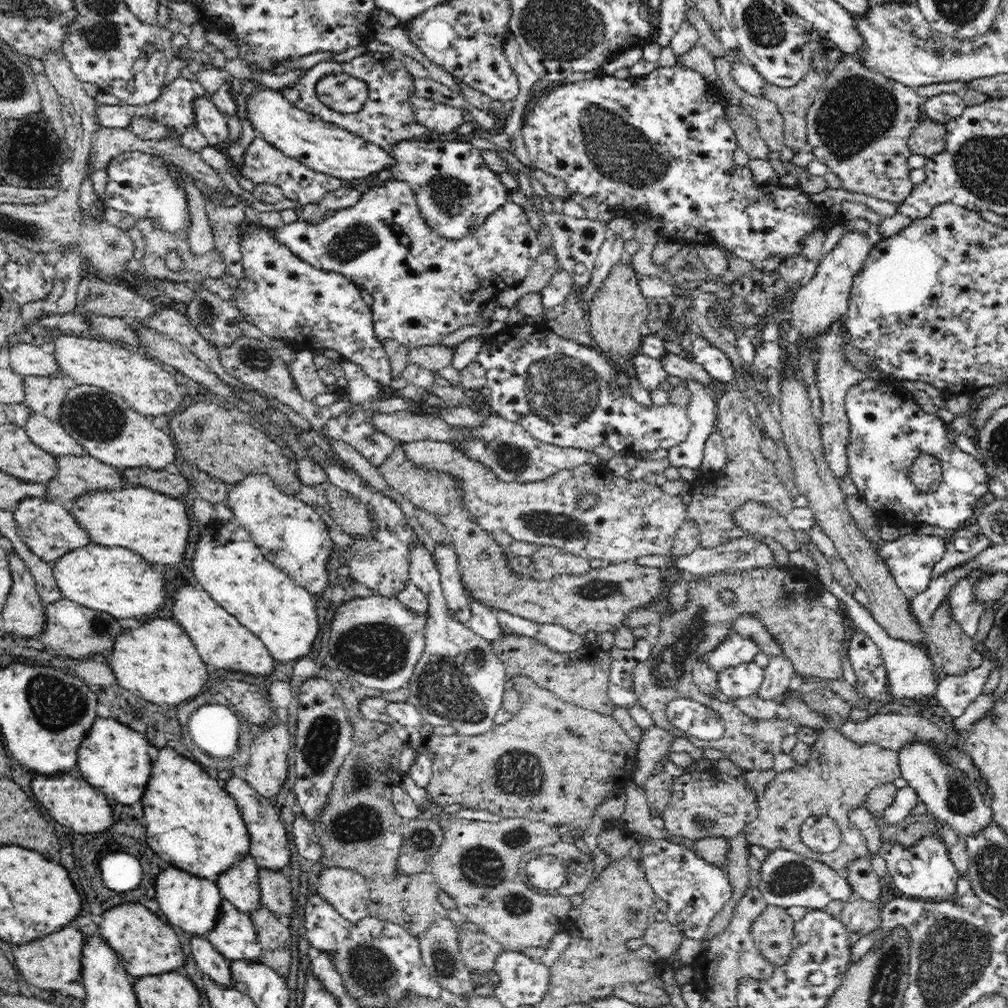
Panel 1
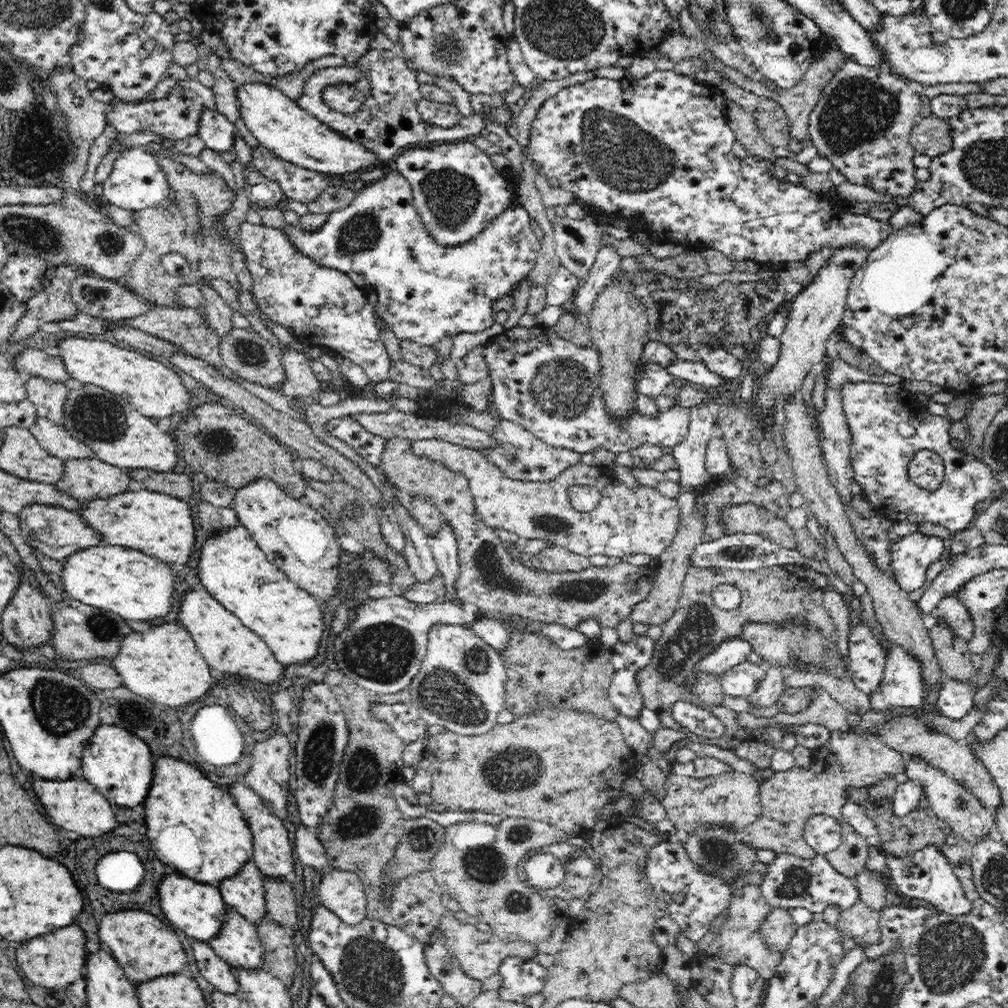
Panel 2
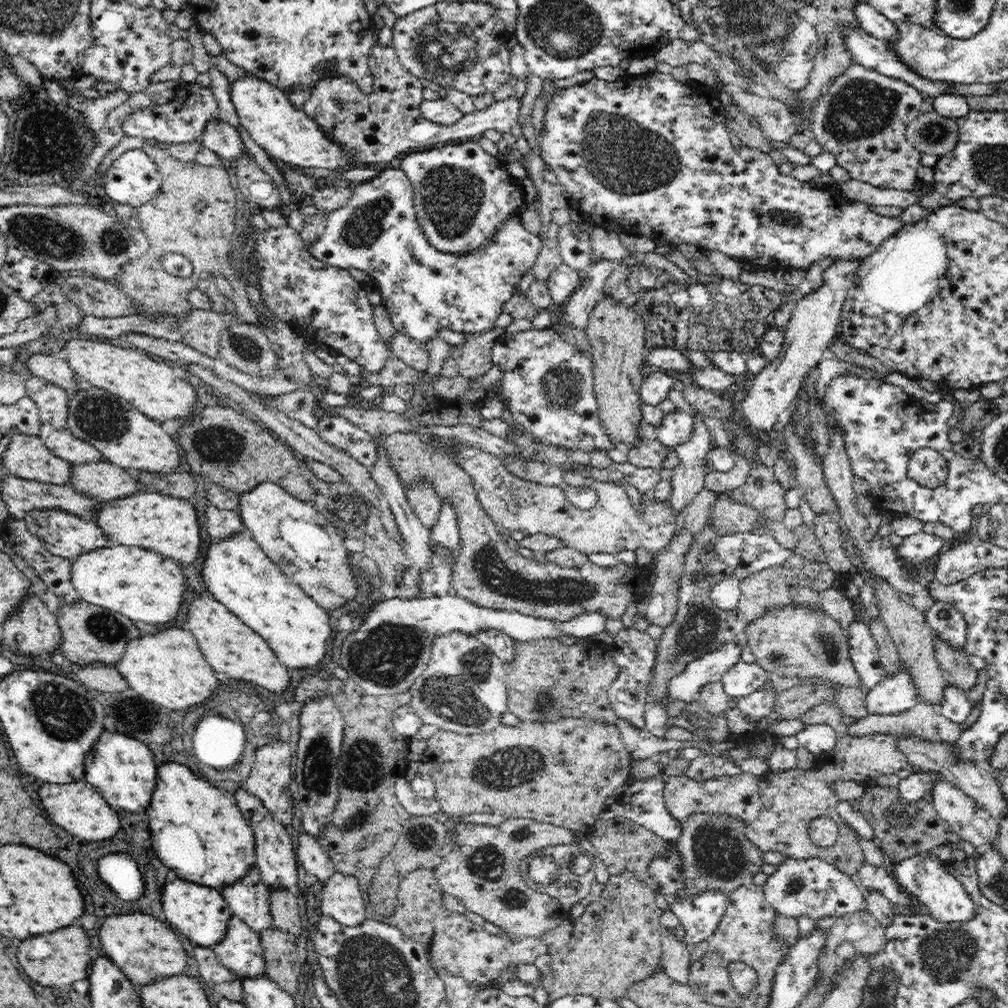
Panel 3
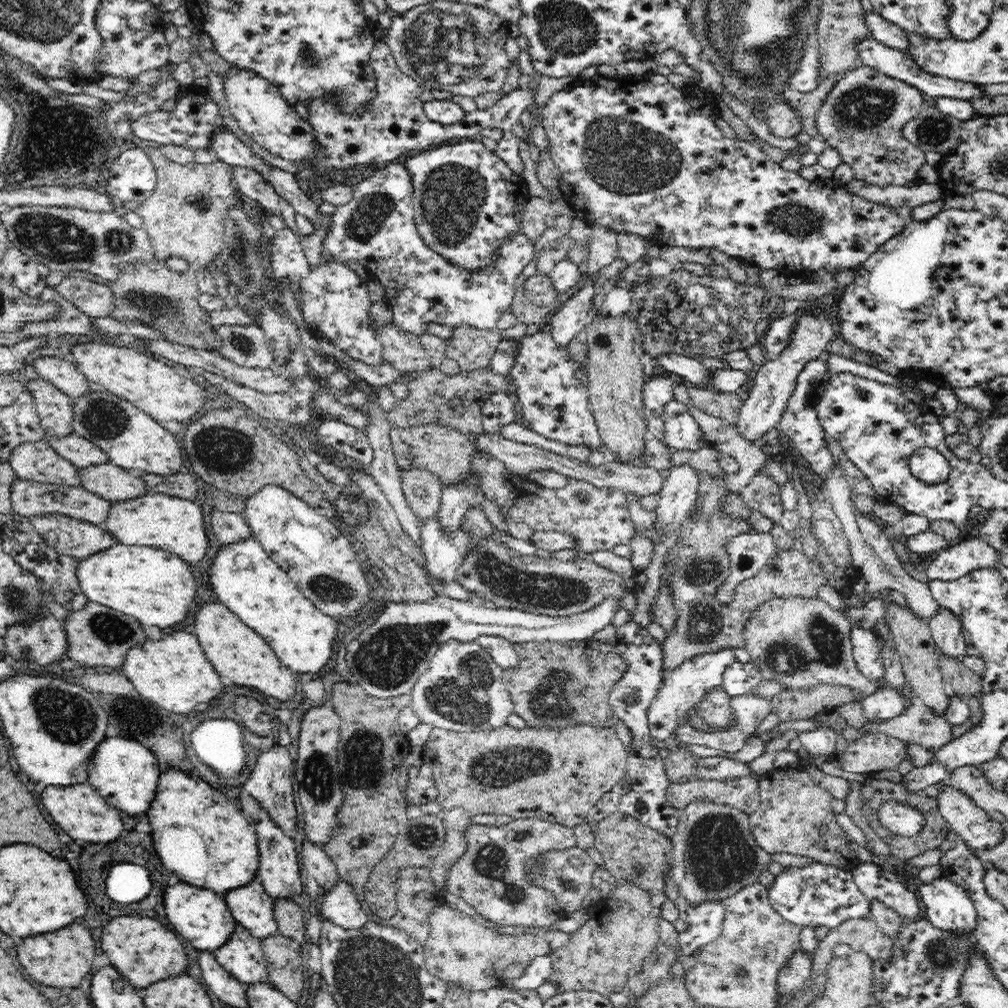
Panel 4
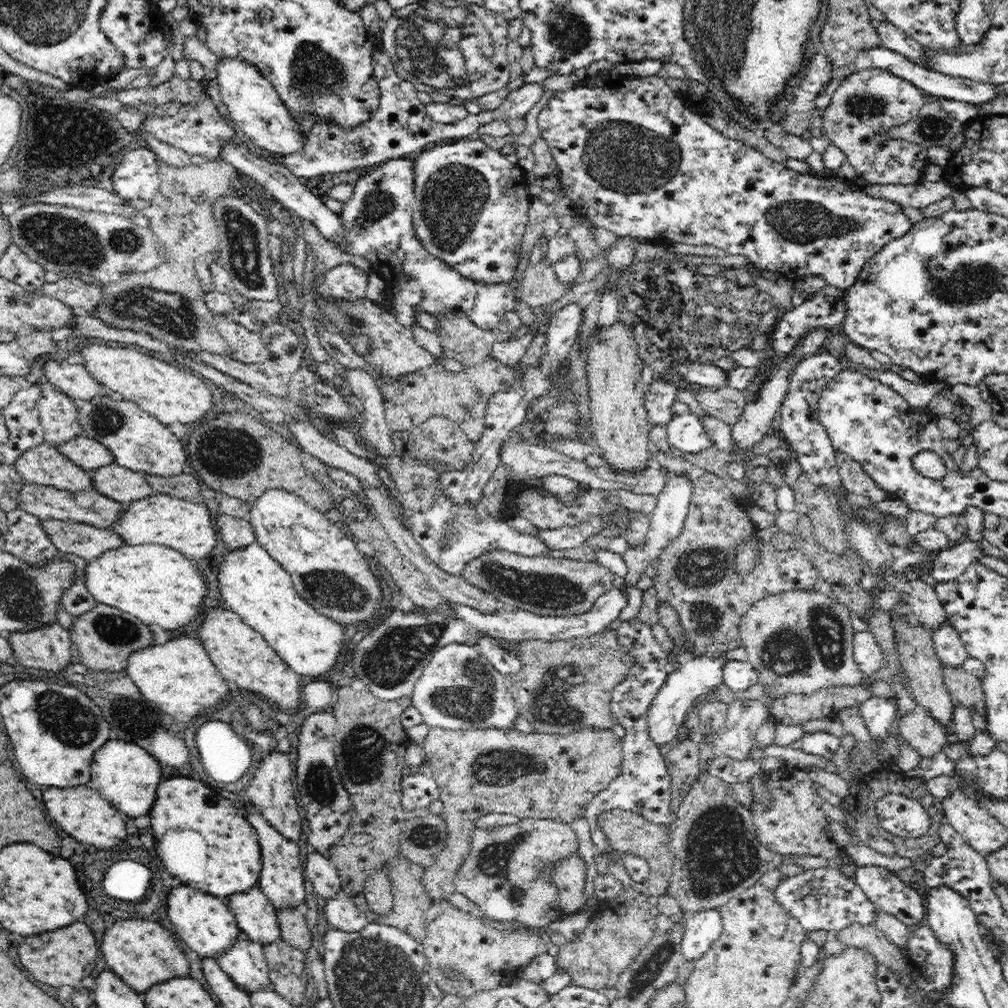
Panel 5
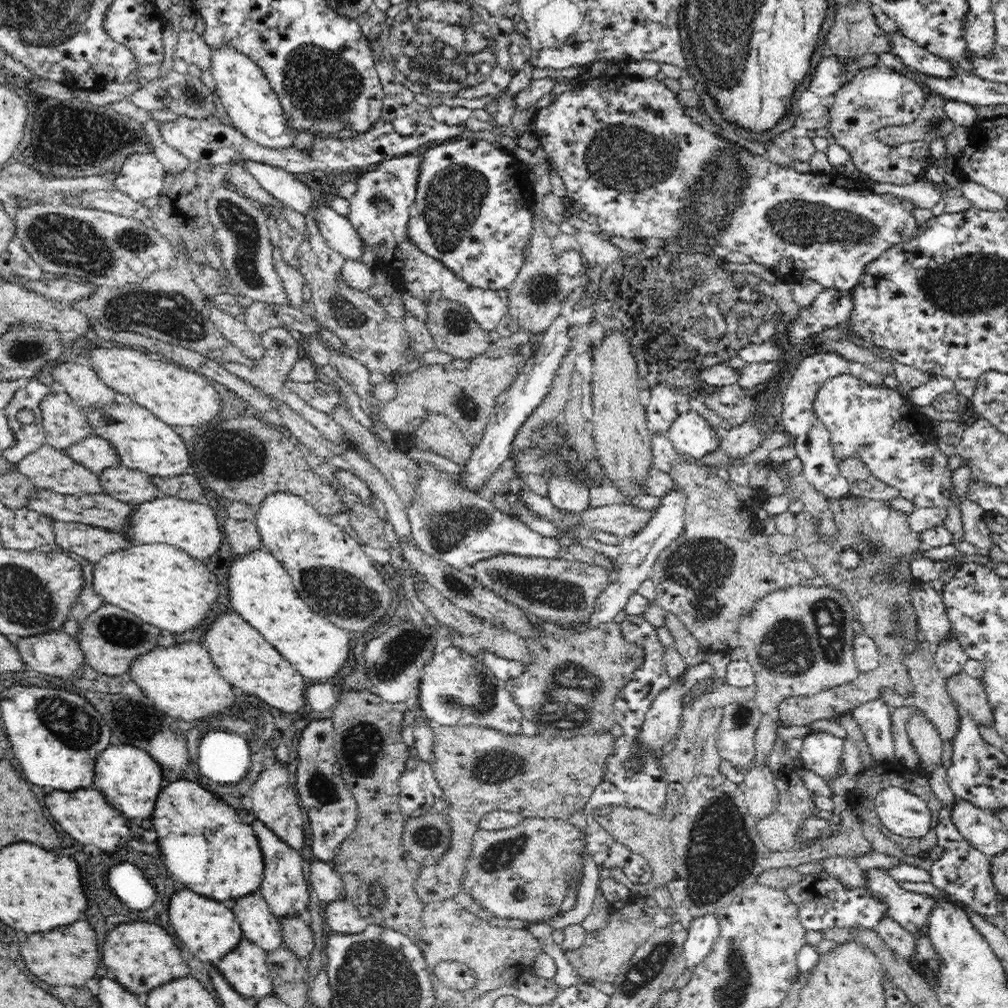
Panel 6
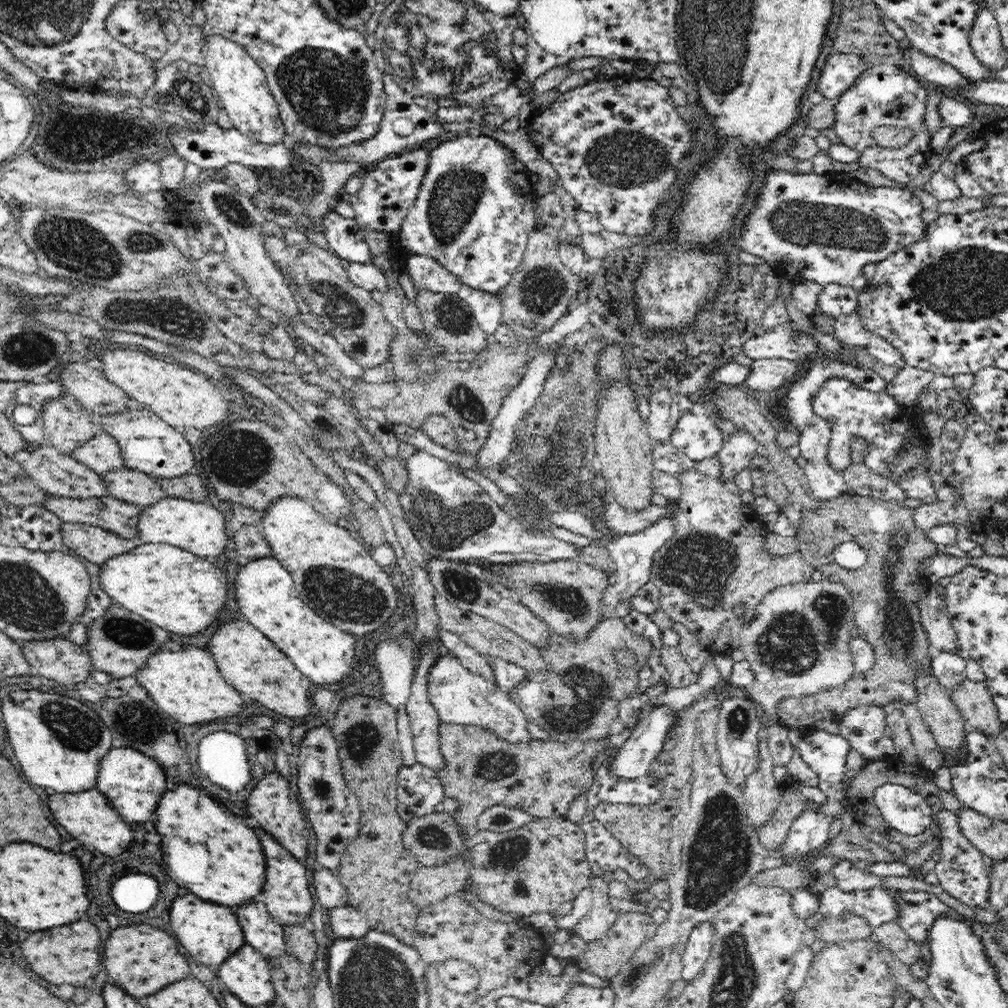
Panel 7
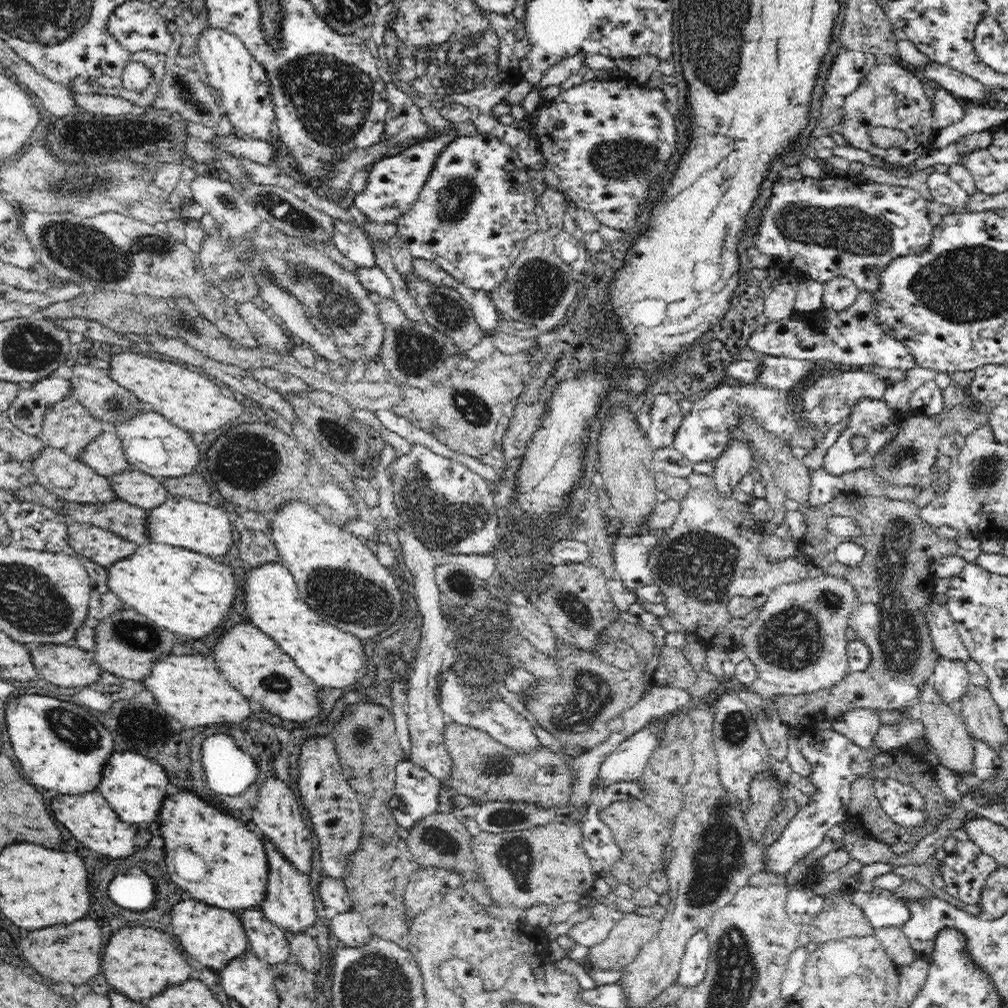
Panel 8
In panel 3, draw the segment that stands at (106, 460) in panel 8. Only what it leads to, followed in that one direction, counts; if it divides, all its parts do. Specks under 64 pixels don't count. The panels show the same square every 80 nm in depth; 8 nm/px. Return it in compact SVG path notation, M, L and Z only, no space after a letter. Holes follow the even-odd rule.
M42 423L38 436L52 449L56 456L71 462L73 465L87 465L105 460L100 449L88 441L74 436L70 431L56 431L54 427Z

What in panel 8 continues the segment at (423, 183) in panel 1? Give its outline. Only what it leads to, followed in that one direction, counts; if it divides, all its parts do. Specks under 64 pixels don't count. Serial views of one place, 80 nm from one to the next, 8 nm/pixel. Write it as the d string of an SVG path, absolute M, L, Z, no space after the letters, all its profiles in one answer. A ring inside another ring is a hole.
M477 132L474 136L458 137L436 160L419 200L396 221L397 234L408 245L415 259L438 266L466 288L494 292L504 283L506 270L518 256L524 240L537 232L540 225L536 211L538 196L528 170L518 152L498 136Z

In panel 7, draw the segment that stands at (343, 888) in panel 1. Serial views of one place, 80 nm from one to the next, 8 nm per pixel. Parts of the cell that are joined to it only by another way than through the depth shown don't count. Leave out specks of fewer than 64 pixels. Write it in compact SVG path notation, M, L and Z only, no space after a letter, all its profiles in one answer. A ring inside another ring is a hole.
M346 906L331 910L329 922L334 936L344 940L360 940L365 937L365 934L370 930L369 924L361 913L354 907Z

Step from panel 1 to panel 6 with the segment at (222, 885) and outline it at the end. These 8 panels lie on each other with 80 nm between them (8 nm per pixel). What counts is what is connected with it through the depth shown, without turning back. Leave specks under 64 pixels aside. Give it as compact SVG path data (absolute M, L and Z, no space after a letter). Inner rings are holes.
M259 893L238 899L231 908L240 923L243 938L269 953L285 947L280 919L272 915Z

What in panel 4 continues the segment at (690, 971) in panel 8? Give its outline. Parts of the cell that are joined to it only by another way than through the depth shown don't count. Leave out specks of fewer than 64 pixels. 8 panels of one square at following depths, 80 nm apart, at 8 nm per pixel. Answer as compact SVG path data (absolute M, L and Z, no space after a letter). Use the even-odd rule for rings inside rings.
M667 878L668 899L679 908L679 917L688 928L678 936L678 951L684 957L704 952L714 942L723 929L725 910L723 903L706 903L692 907L685 903L677 892L676 885Z

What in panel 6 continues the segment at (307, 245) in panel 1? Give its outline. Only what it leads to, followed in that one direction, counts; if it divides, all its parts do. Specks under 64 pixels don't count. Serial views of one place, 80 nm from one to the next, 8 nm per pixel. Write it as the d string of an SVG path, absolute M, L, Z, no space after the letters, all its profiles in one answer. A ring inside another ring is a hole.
M408 153L384 160L378 164L378 170L356 177L358 190L349 199L351 213L348 217L366 245L377 245L380 248L378 260L382 260L381 271L386 274L391 286L409 290L421 301L441 296L463 302L480 328L489 333L506 315L506 291L471 287L437 259L426 256L406 239L406 222L409 209L416 201L422 164L424 155Z

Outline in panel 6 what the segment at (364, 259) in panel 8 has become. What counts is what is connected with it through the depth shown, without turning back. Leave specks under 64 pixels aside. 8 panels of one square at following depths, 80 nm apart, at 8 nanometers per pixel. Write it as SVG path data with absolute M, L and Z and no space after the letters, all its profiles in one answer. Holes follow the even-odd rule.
M330 207L314 212L324 240L346 261L360 261L366 244L348 216L337 214Z

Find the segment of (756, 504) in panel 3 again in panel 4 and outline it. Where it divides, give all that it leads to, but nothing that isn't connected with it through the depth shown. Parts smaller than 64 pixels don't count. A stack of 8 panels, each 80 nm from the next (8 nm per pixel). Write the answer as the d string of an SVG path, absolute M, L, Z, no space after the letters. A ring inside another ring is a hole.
M757 474L739 496L752 510L758 510L776 522L783 511L779 494L779 485L774 484L768 476Z

